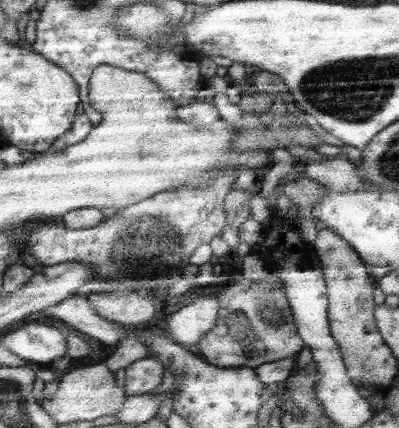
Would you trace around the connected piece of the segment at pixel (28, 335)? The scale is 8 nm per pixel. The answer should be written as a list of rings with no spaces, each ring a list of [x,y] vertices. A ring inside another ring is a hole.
[[[43,324],[21,326],[1,340],[11,354],[27,362],[53,362],[67,354],[67,336],[61,330]]]

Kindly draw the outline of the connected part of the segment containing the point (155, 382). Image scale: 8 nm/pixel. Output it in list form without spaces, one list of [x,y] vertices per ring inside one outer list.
[[[145,358],[131,364],[127,370],[125,388],[129,396],[145,396],[157,390],[165,380],[165,364],[155,358]]]

